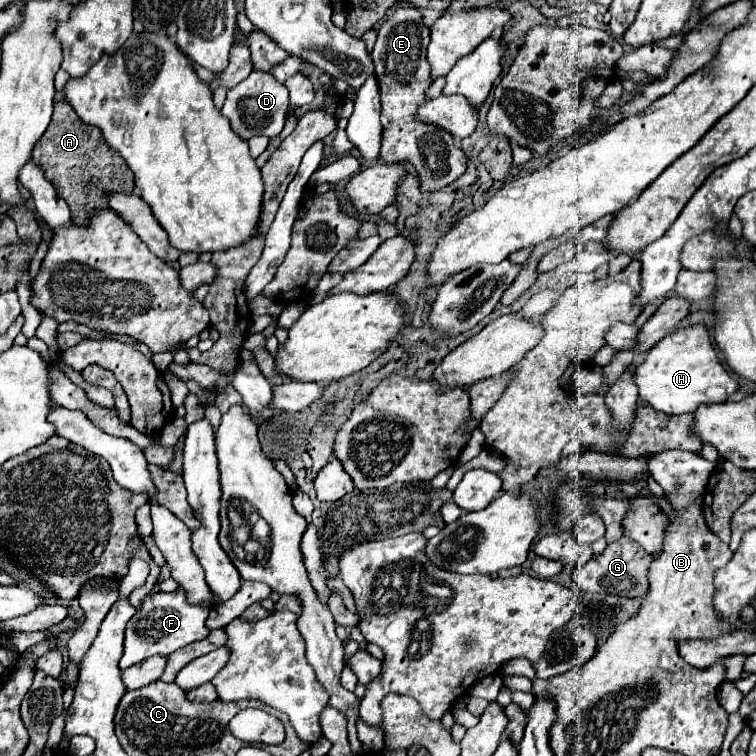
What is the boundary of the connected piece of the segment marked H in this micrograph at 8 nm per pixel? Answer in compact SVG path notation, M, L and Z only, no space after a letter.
M703 324L679 328L661 338L647 352L647 358L635 368L633 376L639 388L639 400L653 406L653 410L665 414L695 412L701 404L725 402L725 398L737 392L735 380L717 360L709 330Z

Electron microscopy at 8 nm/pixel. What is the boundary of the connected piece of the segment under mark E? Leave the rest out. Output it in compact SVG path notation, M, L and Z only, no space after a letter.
M401 6L397 8L381 26L377 42L373 46L371 58L375 62L375 76L381 90L381 152L383 162L411 162L417 170L419 188L423 194L437 192L451 182L455 182L465 172L467 156L459 144L453 142L453 136L437 126L421 126L413 118L417 108L427 102L425 90L431 84L429 64L427 64L427 44L429 44L429 26L423 24L423 14L419 8Z

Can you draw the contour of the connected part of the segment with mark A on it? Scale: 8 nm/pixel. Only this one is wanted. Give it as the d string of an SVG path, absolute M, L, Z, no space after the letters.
M65 100L55 102L55 112L45 134L35 142L33 160L45 170L57 194L69 204L73 222L87 224L93 208L107 208L105 192L131 192L133 172L125 160L105 142L97 126L83 124Z

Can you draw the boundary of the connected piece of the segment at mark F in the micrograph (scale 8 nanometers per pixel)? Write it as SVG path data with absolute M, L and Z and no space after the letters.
M179 588L175 592L157 592L153 596L147 596L141 604L141 608L135 612L135 616L125 626L125 650L123 658L119 662L119 668L125 670L149 656L169 656L171 652L207 638L209 630L205 626L205 620L209 616L211 606L207 604L189 604L185 592Z

